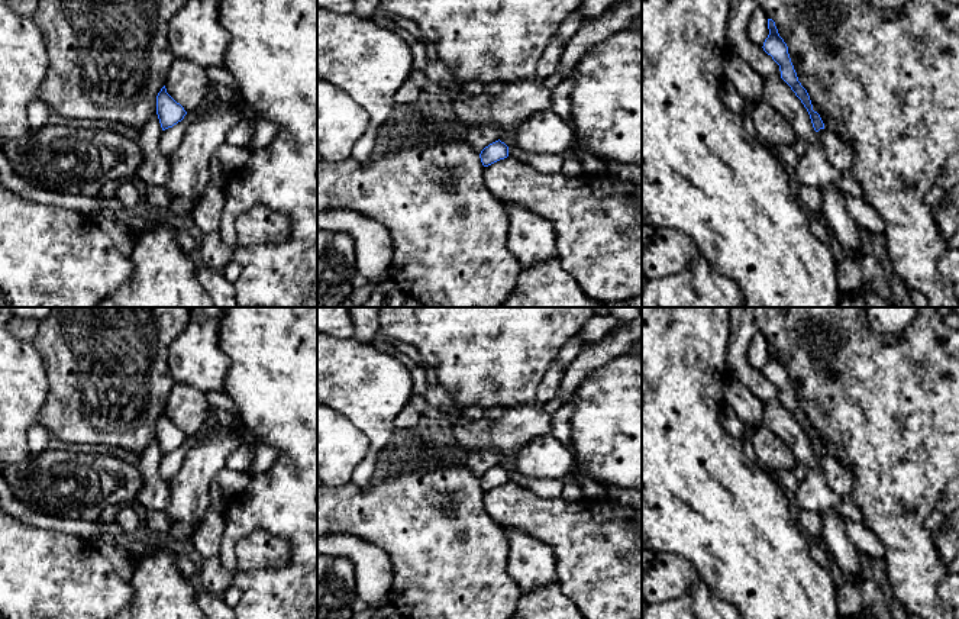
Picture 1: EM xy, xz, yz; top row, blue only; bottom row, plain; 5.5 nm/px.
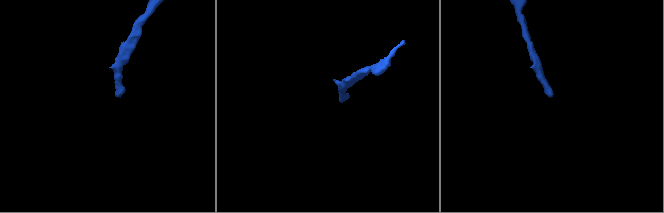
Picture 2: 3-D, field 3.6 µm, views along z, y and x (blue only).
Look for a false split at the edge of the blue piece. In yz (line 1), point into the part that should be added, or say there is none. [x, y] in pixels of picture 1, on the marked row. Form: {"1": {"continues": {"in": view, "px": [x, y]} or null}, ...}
{"1": {"continues": {"in": "yz", "px": [839, 155]}}}

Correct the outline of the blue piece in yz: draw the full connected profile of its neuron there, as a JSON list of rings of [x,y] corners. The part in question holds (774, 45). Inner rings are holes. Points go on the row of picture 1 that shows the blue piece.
[[[768,19],[769,35],[763,42],[763,51],[772,57],[779,65],[781,78],[791,87],[795,96],[801,100],[807,109],[813,128],[820,138],[827,158],[840,173],[840,191],[849,193],[863,200],[862,190],[853,174],[852,152],[845,146],[843,141],[824,128],[824,123],[817,112],[813,110],[813,104],[807,90],[798,81],[797,72],[791,62],[788,46],[779,36],[775,22]]]

